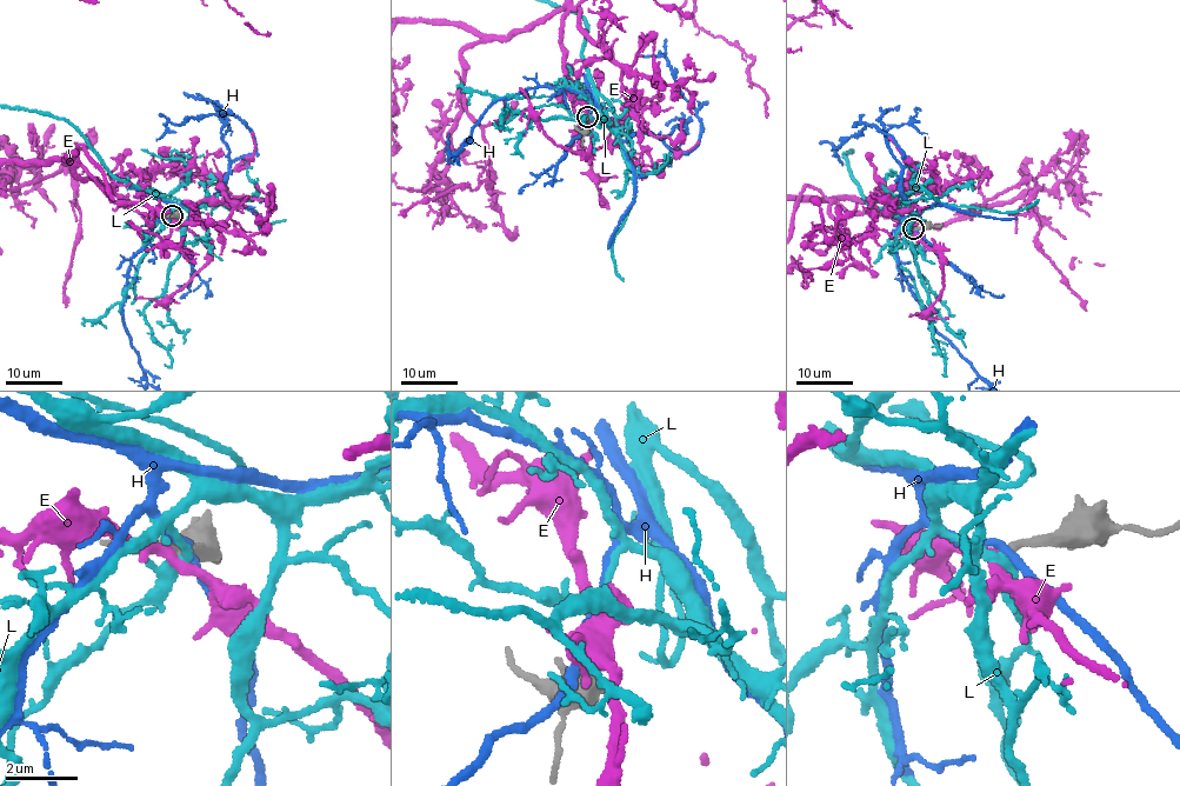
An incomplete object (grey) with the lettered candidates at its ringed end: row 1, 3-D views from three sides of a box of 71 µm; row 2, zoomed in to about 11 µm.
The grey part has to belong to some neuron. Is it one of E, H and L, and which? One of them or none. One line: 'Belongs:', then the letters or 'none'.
Belongs: E

